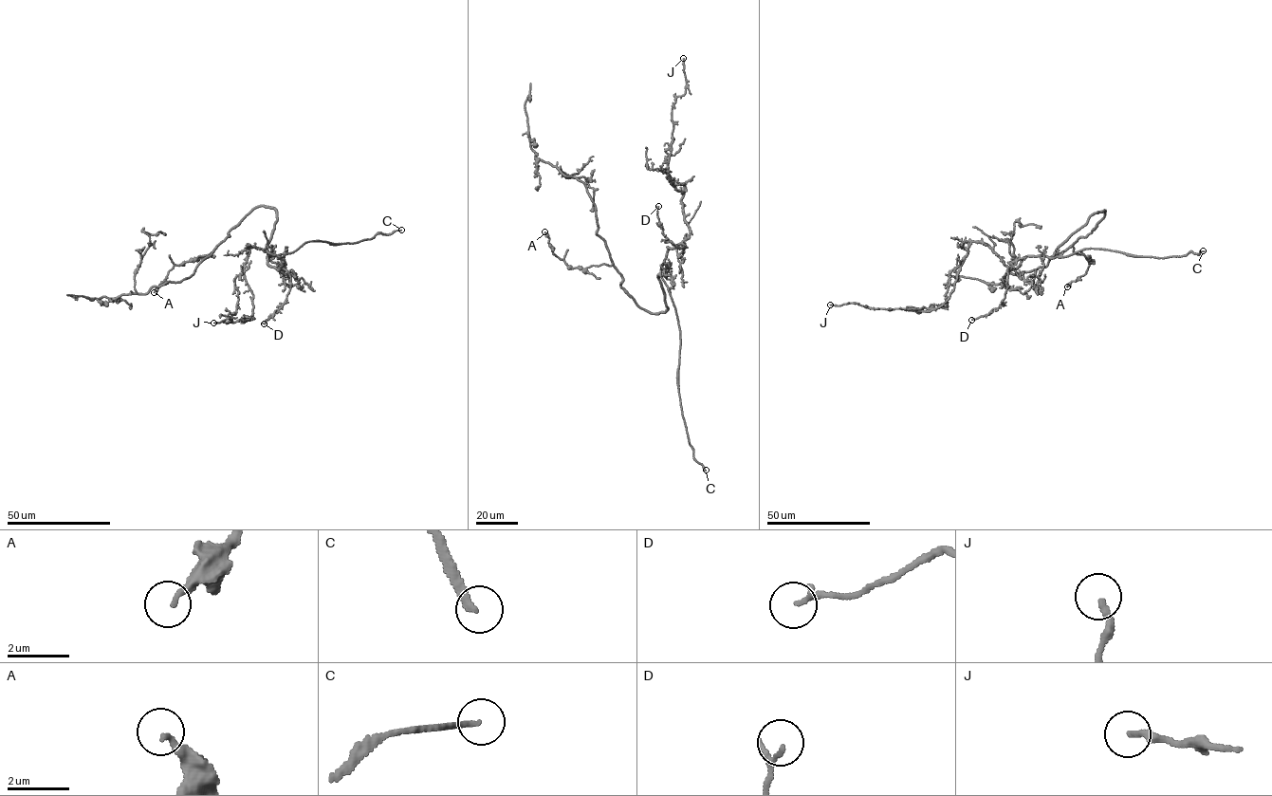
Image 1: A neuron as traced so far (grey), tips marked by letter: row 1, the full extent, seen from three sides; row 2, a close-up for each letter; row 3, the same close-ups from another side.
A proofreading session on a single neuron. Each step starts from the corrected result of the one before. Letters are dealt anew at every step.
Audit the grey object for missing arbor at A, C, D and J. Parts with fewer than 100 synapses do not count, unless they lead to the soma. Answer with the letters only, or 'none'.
C

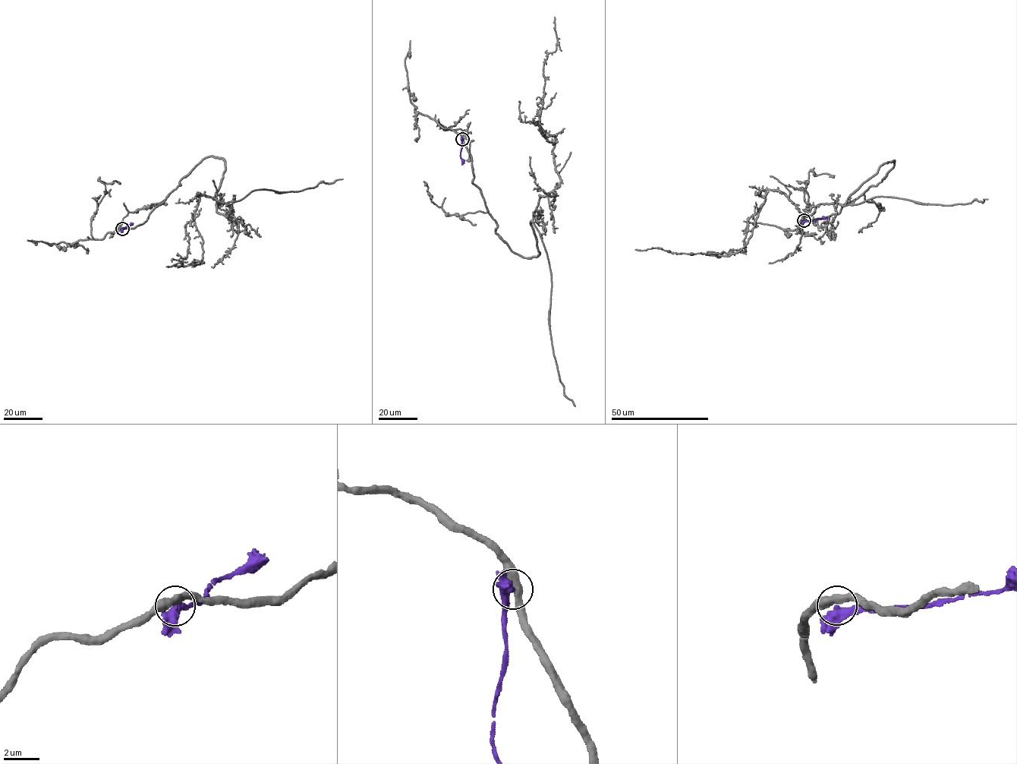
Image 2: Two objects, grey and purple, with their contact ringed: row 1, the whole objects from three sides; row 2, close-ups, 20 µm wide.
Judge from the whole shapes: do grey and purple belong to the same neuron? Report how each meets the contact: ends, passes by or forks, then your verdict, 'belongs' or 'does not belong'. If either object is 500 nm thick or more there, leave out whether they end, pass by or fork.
grey passes by; purple passes by; does not belong

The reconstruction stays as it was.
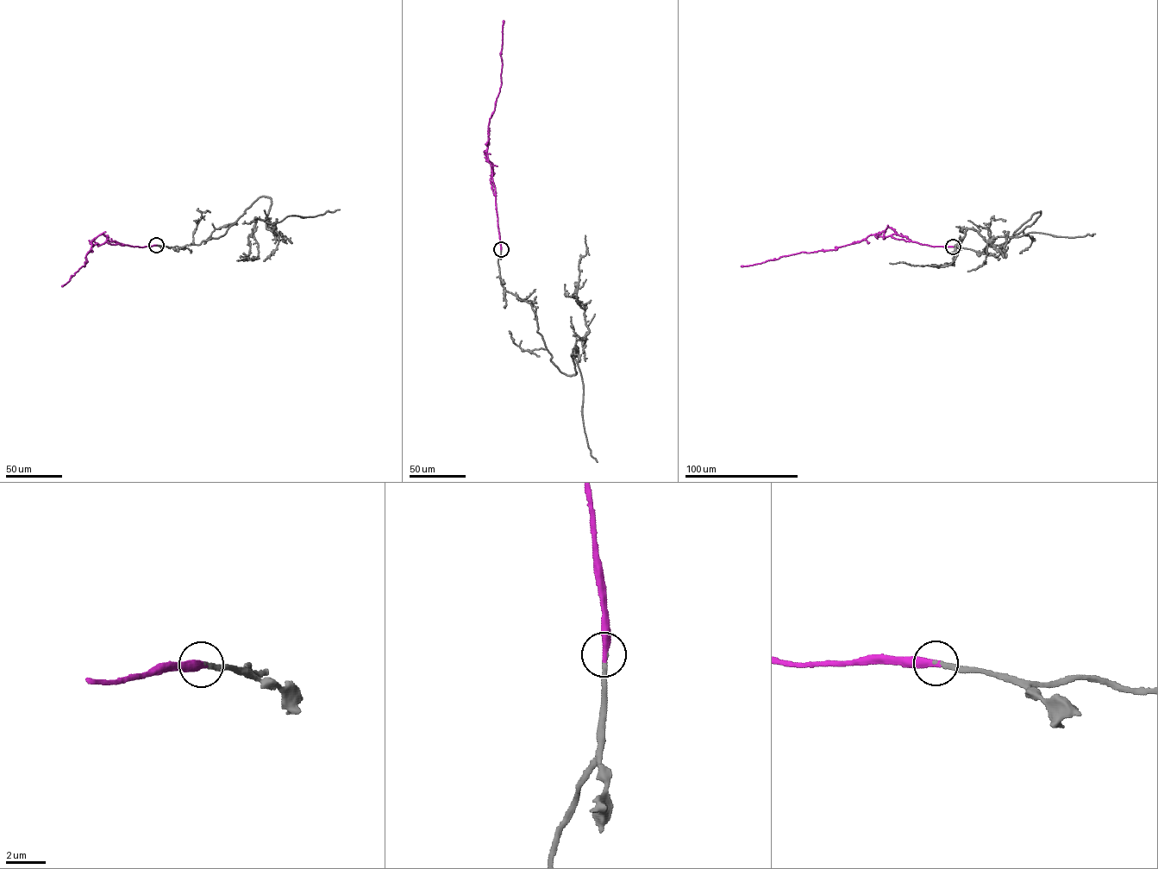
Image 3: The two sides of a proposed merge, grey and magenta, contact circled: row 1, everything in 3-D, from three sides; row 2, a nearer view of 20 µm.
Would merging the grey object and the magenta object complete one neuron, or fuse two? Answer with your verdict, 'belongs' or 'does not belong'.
belongs

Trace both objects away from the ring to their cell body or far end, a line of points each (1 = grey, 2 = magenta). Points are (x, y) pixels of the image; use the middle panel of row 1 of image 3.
1: (501, 249), (501, 284), (530, 304), (551, 361), (575, 375), (571, 354), (588, 330), (576, 300), (585, 235)
2: (501, 249), (495, 190), (486, 151), (489, 119), (501, 82), (503, 20)

